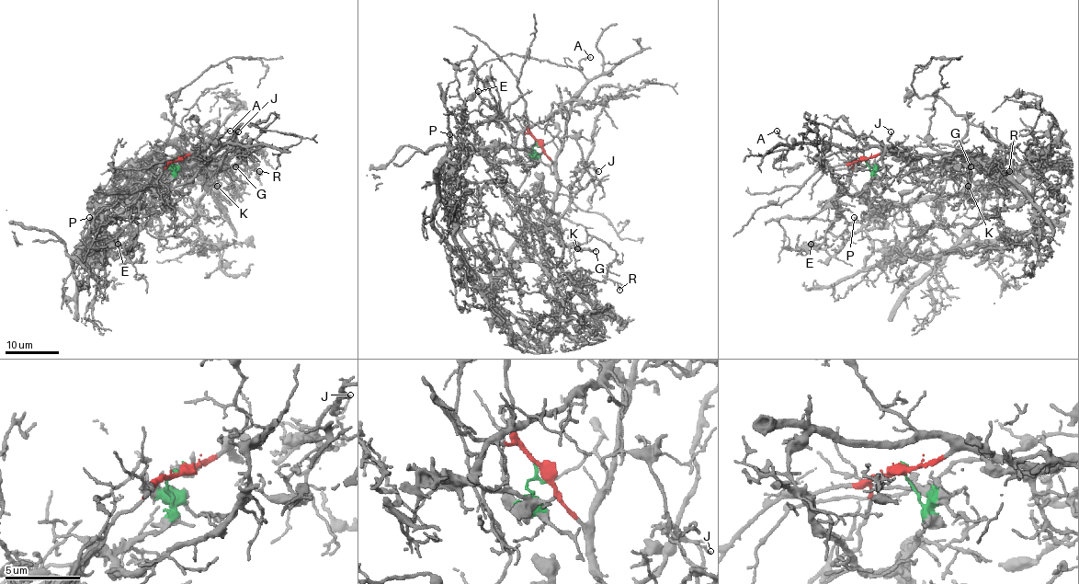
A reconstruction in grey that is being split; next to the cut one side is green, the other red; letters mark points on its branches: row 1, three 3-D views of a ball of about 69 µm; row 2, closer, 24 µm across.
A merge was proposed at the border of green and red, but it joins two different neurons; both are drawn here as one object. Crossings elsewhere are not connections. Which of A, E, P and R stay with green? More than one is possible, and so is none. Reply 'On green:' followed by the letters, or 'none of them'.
On green: E, P, R

